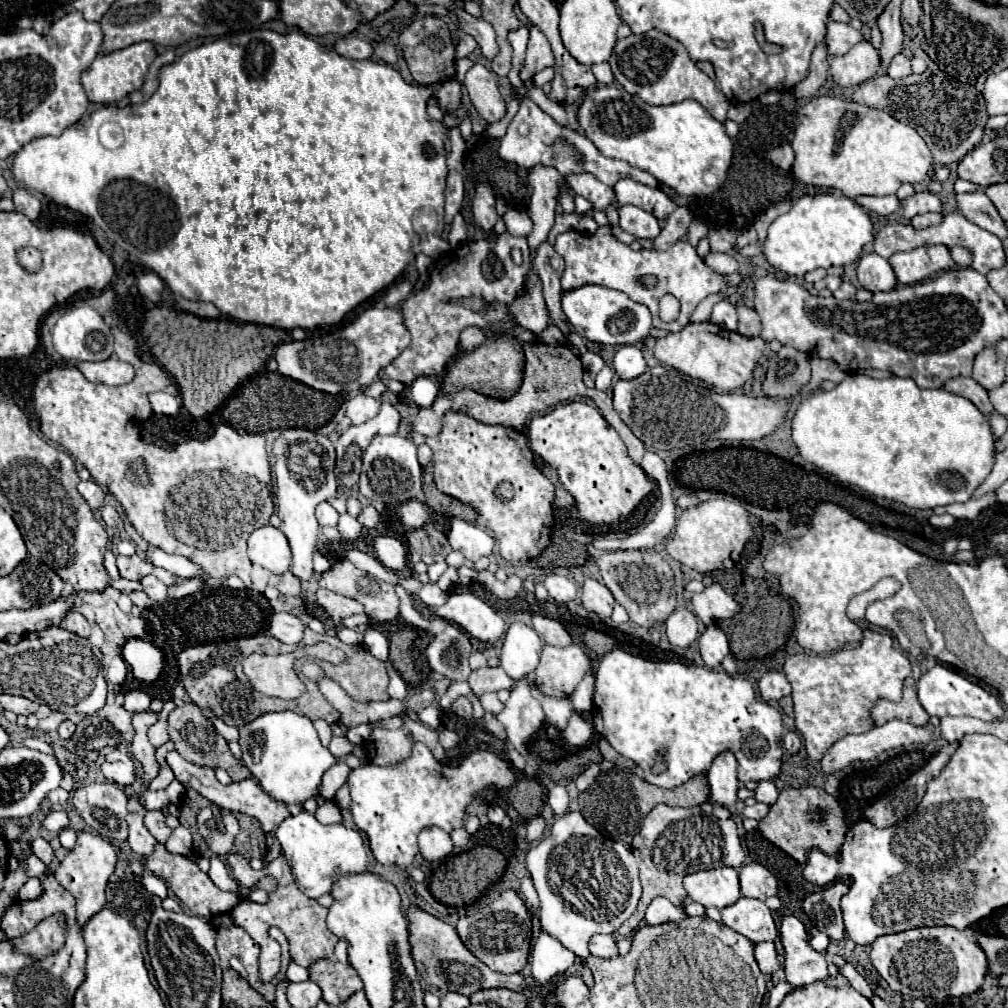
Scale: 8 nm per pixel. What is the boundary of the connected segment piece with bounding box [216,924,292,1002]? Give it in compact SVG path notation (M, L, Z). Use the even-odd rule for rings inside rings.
M236 924L218 926L218 930L216 930L216 948L218 948L222 970L228 968L228 960L232 956L240 958L240 962L244 964L244 968L248 972L250 986L270 1002L276 1000L276 986L278 986L280 980L286 978L286 968L288 968L288 964L292 960L290 952L288 952L286 936L278 928L272 928L272 938L278 940L278 944L282 946L282 968L280 968L278 976L272 982L262 984L262 982L258 982L258 944L248 936L248 932L242 930Z

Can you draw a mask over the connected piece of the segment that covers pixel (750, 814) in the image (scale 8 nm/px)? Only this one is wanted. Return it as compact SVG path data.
M754 804L754 806L746 806L742 810L742 816L744 818L754 818L754 820L762 820L766 818L770 812L770 806L768 804Z

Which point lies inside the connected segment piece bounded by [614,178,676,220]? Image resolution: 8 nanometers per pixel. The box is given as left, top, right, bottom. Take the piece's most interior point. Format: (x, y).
(653, 200)

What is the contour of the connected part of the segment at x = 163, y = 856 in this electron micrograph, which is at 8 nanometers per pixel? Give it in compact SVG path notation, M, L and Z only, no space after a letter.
M156 844L156 850L154 850L154 854L150 854L150 856L146 858L146 864L148 864L148 868L150 868L158 878L162 878L162 880L166 882L166 886L182 900L182 904L184 904L186 908L190 908L190 912L192 912L194 916L210 918L210 916L214 916L214 914L230 912L232 906L238 904L238 900L240 900L238 894L218 890L218 888L212 884L212 880L208 878L208 874L204 874L204 872L198 868L198 864L196 864L194 860L188 860L188 858L184 858L184 856L180 856L180 854L170 854L170 852L164 848L164 844Z

